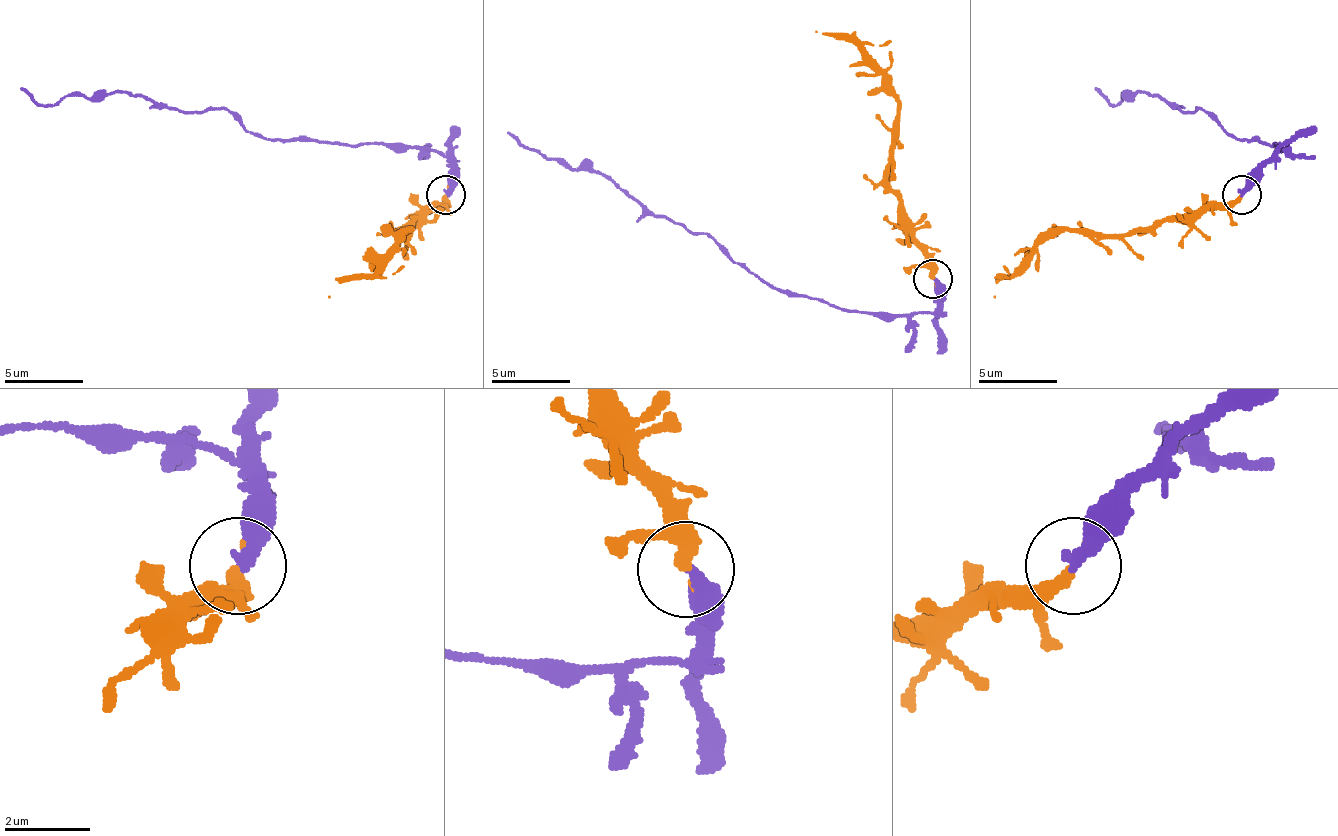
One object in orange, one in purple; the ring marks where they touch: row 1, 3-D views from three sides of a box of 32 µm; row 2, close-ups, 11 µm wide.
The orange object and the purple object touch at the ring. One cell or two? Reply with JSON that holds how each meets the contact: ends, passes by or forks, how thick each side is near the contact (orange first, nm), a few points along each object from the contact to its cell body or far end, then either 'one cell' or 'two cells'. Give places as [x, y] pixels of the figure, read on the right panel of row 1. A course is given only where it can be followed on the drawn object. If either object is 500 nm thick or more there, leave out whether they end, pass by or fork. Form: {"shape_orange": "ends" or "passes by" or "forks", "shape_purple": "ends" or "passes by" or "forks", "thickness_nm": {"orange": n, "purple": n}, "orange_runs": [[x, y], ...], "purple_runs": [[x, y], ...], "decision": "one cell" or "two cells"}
{"shape_orange": "ends", "shape_purple": "ends", "thickness_nm": {"orange": 340, "purple": 360}, "orange_runs": [[1242, 193], [1211, 201], [1199, 213], [1159, 221], [1148, 229], [1061, 233], [1001, 277], [993, 296]], "purple_runs": [[1242, 193], [1274, 154], [1274, 142], [1242, 142], [1203, 110], [1140, 91], [1112, 103], [1096, 87]], "decision": "two cells"}

